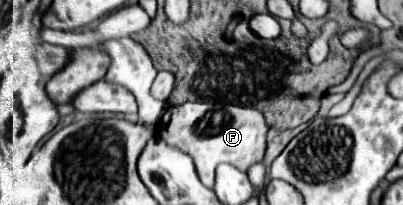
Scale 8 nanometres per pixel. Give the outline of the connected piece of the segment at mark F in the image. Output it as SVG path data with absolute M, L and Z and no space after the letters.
M184 102L180 106L168 106L160 122L160 136L170 146L192 156L202 184L212 188L214 170L218 164L228 162L246 172L254 162L260 162L264 158L268 124L264 114L254 108L218 102Z

